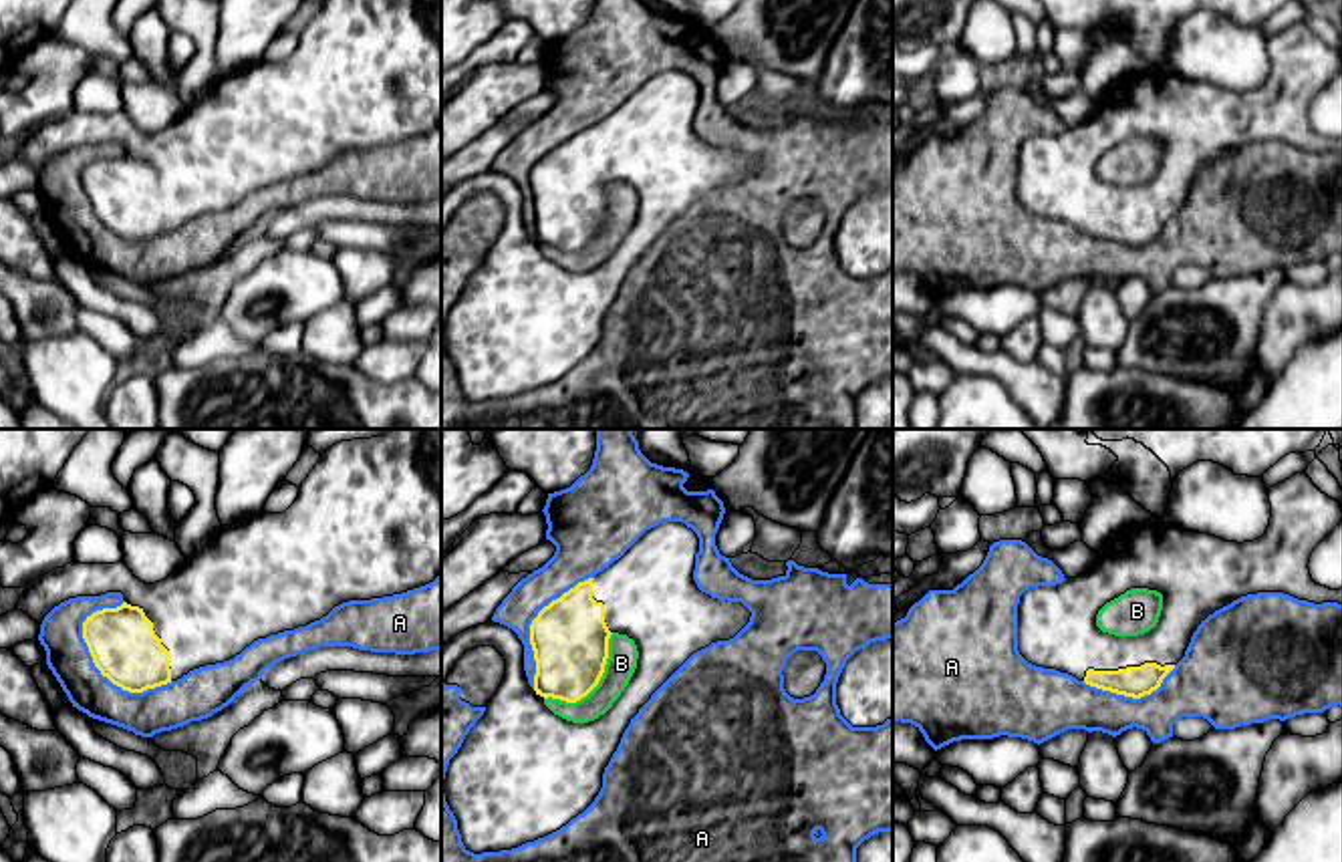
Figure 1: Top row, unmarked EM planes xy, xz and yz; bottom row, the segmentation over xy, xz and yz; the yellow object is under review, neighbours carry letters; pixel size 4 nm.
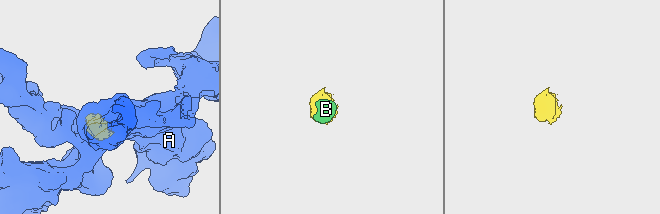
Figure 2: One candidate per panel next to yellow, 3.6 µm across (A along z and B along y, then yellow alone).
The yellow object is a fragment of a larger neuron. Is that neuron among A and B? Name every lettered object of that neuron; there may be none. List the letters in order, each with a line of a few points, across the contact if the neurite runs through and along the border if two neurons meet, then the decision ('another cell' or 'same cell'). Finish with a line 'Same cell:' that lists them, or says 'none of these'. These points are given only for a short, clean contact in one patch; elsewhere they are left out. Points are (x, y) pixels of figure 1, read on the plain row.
A: another cell
B: another cell
Same cell: none of these

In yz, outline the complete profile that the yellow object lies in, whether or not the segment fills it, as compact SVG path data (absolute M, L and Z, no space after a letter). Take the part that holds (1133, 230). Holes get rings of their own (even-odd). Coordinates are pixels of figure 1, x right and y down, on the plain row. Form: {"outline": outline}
{"outline": "M1306 20L1269 36L1271 66L1265 83L1253 91L1225 91L1221 87L1191 81L1173 73L1145 73L1116 83L1102 99L1086 123L1066 127L1056 135L1030 137L1018 153L1018 199L1020 203L1044 218L1068 222L1090 236L1116 244L1140 248L1157 240L1163 228L1185 205L1197 175L1215 159L1233 149L1257 141L1284 141L1298 149L1314 153L1342 153L1342 137L1330 139L1310 125L1310 105L1314 97L1342 70L1342 54L1322 42ZM1130 137L1149 137L1163 143L1163 159L1155 177L1138 185L1114 185L1096 175L1098 159Z"}

